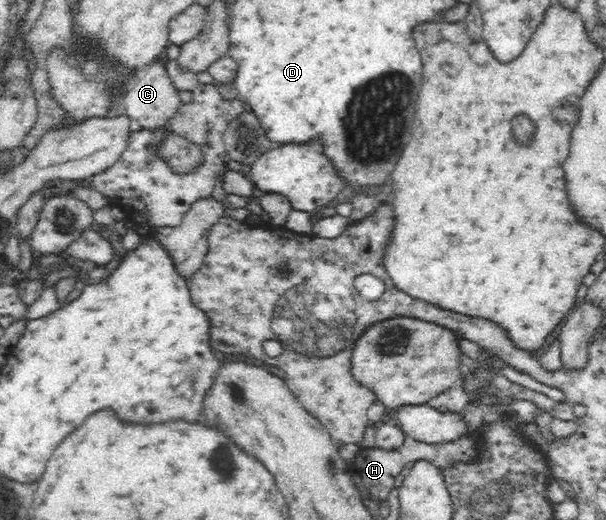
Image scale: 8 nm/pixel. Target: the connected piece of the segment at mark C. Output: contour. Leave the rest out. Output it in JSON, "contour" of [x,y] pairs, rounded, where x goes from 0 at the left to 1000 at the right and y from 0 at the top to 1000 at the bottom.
{"contour":[[[254,119],[234,131],[211,158],[208,183],[203,185],[205,198],[208,198],[205,206],[208,221],[221,235],[226,248],[234,250],[238,256],[249,258],[254,250],[272,246],[279,227],[284,227],[302,200],[297,185],[294,185],[294,175],[287,167],[274,129]]]}

